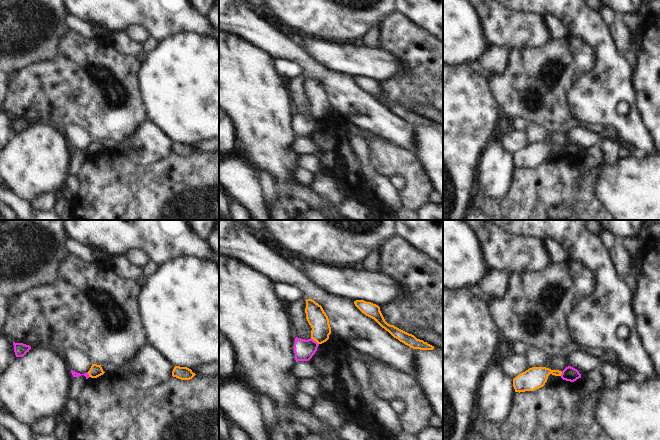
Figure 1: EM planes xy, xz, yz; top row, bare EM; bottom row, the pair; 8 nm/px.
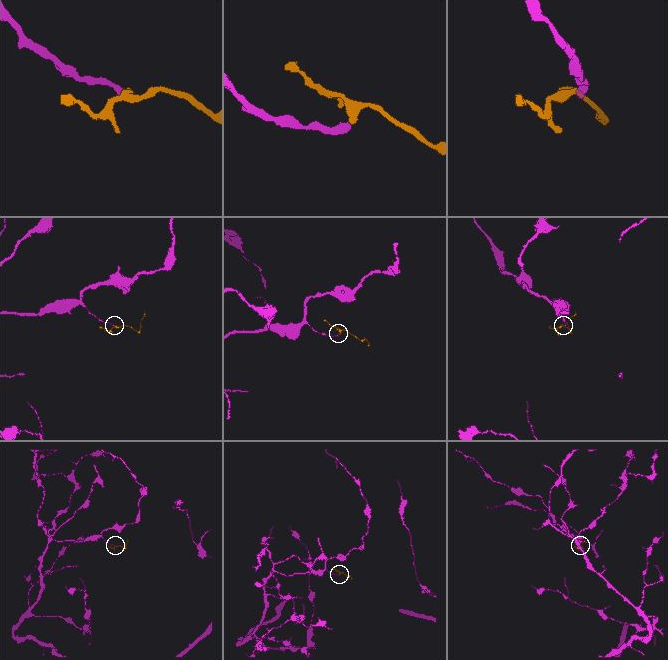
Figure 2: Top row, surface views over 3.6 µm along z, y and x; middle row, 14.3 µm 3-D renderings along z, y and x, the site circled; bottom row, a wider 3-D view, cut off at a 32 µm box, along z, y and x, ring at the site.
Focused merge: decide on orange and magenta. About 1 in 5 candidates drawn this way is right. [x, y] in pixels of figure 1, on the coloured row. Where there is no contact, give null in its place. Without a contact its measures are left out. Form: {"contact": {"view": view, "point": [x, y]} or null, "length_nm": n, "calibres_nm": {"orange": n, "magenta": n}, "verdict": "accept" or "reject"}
{"contact": {"view": "xz", "point": [315, 340]}, "length_nm": 90, "calibres_nm": {"orange": 160, "magenta": 160}, "verdict": "reject"}

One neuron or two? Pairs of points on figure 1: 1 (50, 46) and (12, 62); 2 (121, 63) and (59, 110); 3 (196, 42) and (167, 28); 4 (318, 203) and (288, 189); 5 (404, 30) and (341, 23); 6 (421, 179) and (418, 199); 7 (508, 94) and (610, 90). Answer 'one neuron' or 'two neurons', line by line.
1: one neuron
2: one neuron
3: two neurons
4: one neuron
5: two neurons
6: one neuron
7: two neurons

